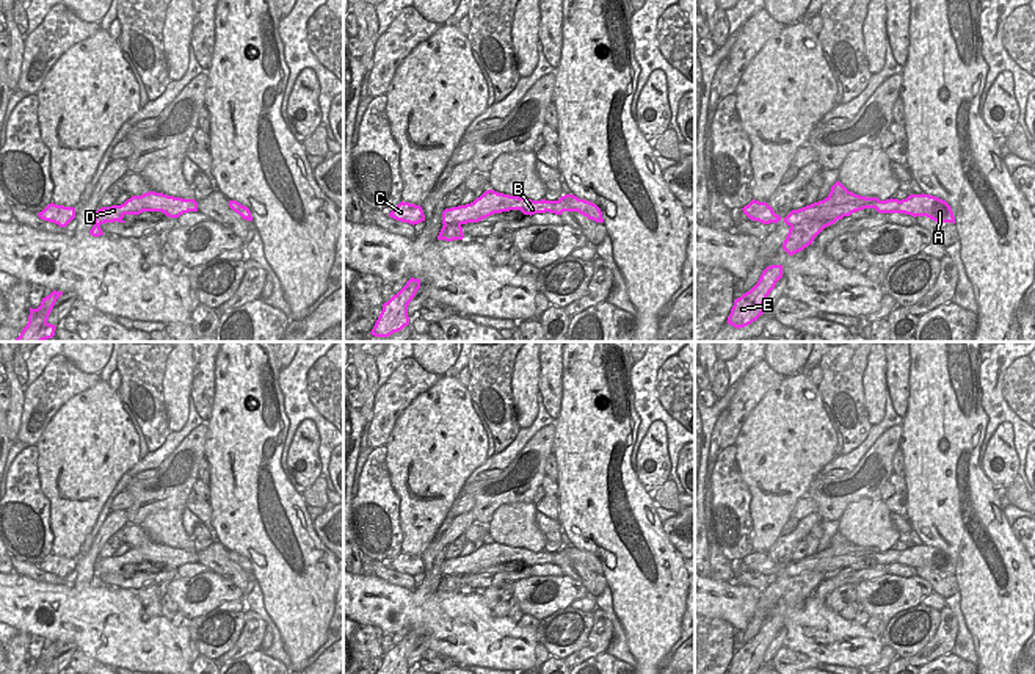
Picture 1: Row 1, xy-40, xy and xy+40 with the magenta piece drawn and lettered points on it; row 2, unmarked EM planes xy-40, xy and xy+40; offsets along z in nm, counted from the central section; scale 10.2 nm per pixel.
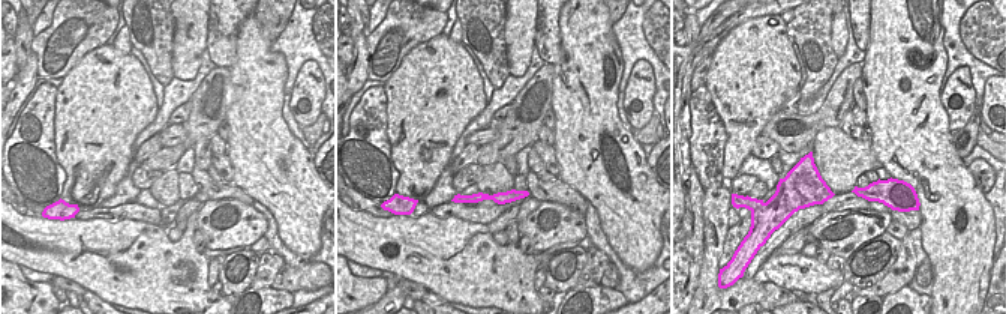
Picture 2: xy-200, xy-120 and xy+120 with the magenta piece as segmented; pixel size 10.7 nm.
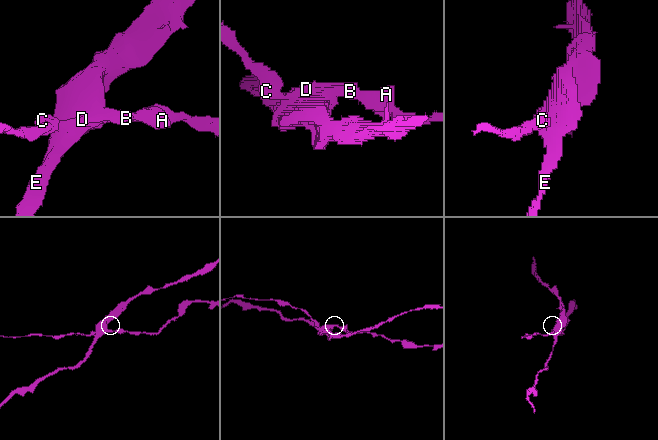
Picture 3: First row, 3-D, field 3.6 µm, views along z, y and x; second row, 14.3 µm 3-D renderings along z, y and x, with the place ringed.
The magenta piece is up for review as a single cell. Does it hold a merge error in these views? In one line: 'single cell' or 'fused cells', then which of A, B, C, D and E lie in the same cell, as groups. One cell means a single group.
fused cells; A B C D / E

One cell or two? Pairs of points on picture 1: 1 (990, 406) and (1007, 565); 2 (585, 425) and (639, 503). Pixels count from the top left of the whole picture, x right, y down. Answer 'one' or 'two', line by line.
1: two
2: one

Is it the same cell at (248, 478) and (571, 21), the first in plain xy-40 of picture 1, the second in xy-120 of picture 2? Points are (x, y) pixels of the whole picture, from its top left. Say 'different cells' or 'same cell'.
same cell

